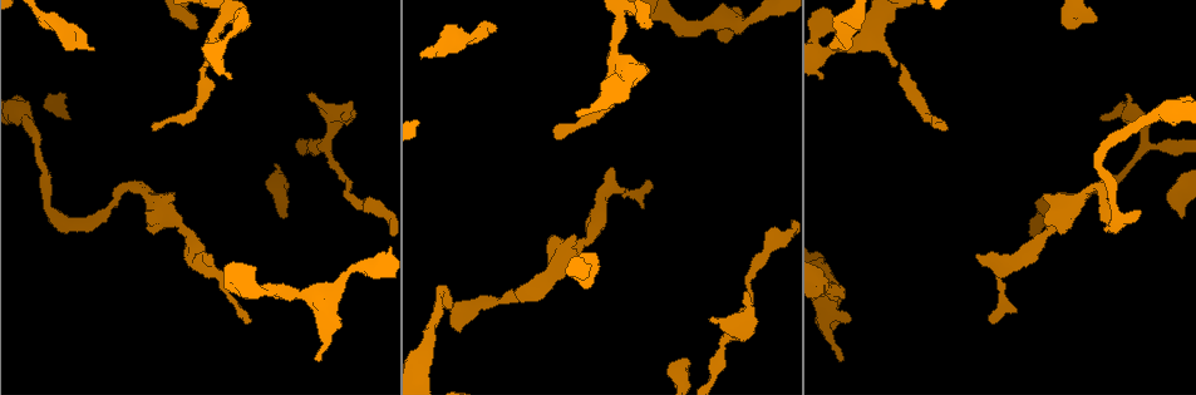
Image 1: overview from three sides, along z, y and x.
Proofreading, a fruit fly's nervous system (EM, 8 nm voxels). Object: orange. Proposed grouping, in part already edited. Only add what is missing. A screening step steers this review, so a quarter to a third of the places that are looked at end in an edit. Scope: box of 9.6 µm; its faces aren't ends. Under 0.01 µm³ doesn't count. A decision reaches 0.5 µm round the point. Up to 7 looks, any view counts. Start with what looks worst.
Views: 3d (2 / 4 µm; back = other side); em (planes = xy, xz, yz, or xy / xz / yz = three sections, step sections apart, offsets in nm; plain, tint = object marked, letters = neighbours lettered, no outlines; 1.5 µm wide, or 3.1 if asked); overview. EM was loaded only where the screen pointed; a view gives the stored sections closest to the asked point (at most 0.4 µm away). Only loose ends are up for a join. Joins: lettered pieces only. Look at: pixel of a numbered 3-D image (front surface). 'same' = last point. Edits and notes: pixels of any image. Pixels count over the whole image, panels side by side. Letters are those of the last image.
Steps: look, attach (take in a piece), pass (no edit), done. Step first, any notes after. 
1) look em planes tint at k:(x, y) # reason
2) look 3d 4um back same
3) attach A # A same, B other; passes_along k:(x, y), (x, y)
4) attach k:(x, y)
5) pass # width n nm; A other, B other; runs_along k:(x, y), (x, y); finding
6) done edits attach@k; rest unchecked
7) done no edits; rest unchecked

look em planes letters at 1:(497, 28) # branch stops here

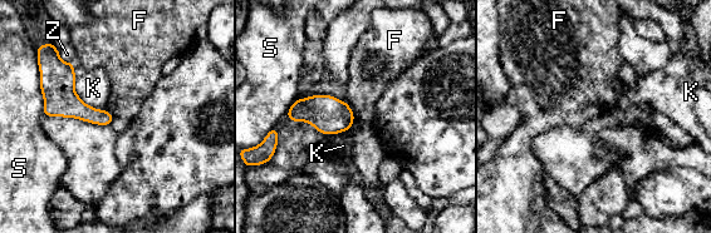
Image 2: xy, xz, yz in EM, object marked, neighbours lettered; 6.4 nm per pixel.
pass # longest_contact S 280 nm; F other, K other, S other, Z other; border 2:(347, 103), (354, 118); none of them fits

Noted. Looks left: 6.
look em planes letters at 1:(156, 129) # branch stops here

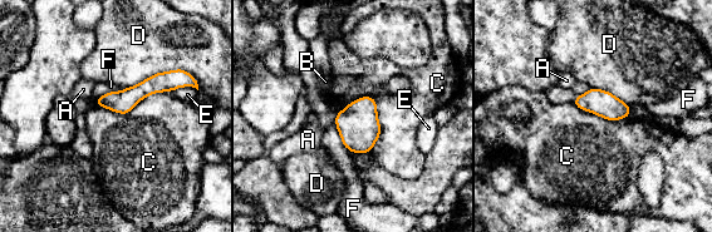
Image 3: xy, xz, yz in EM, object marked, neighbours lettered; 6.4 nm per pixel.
pass # width 170 nm; A other, B other, C other, D other, E other, F other; border 3:(362, 95), (377, 105), (371, 151); no lettered piece goes on from it

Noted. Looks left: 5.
look em planes letters at 1:(319, 359) # an open end

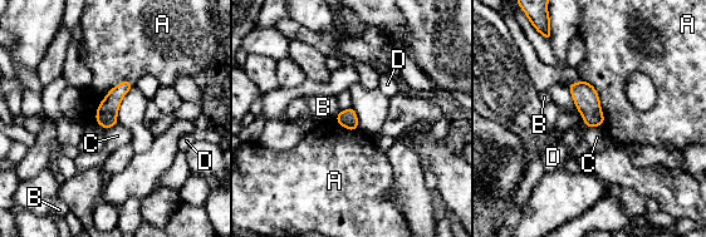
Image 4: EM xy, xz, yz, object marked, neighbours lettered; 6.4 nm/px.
pass # width 120 nm; A other, B other, C other, D other; none of them fits

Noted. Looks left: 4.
done no edits; rest unchecked

